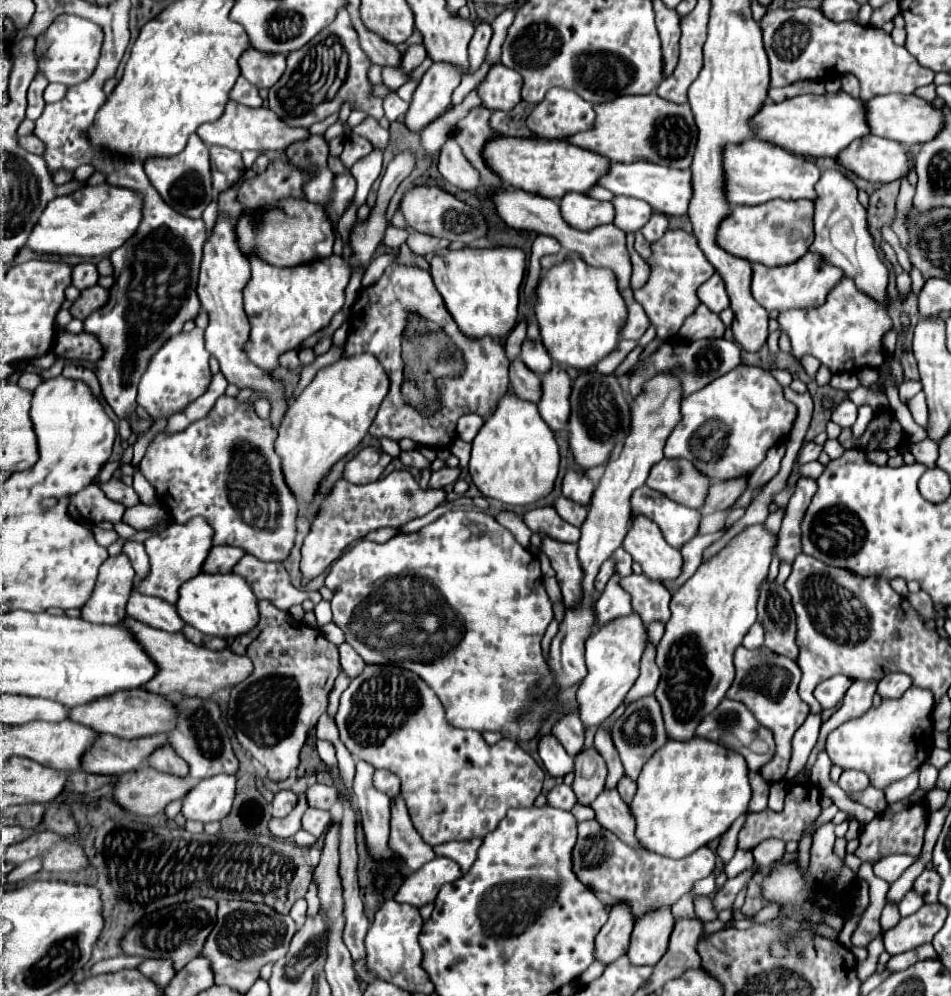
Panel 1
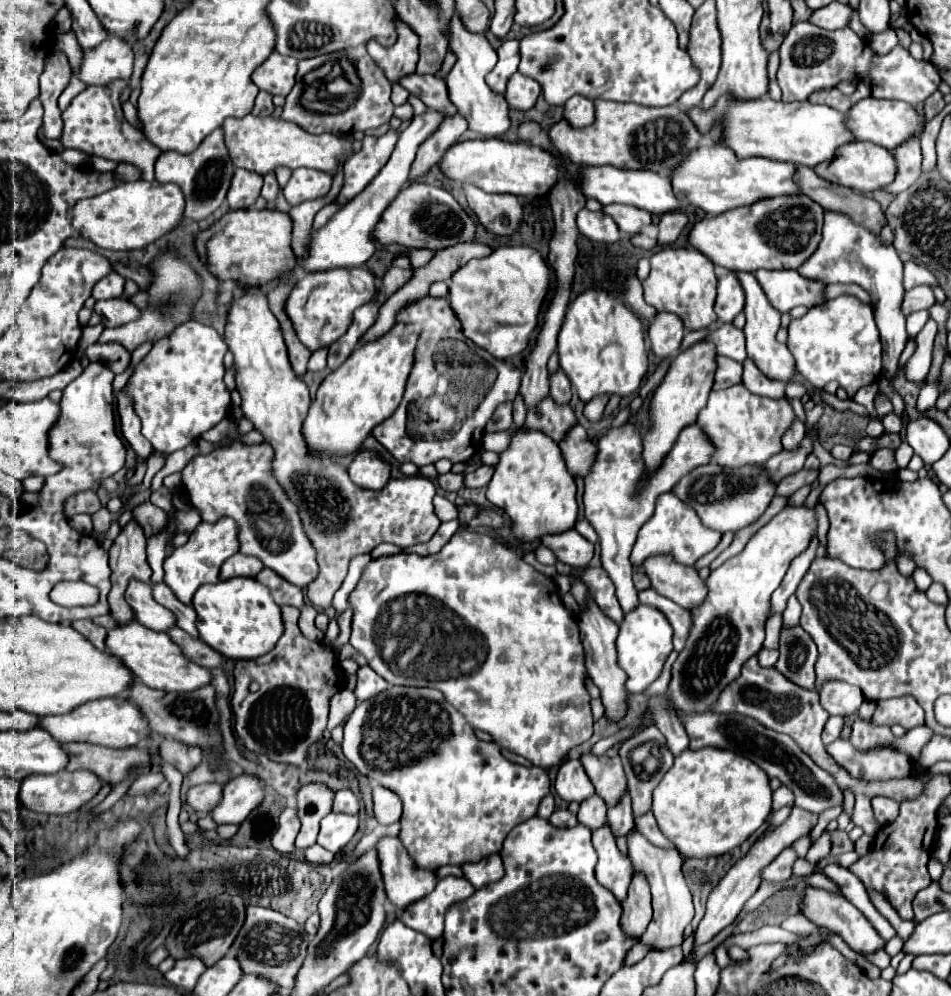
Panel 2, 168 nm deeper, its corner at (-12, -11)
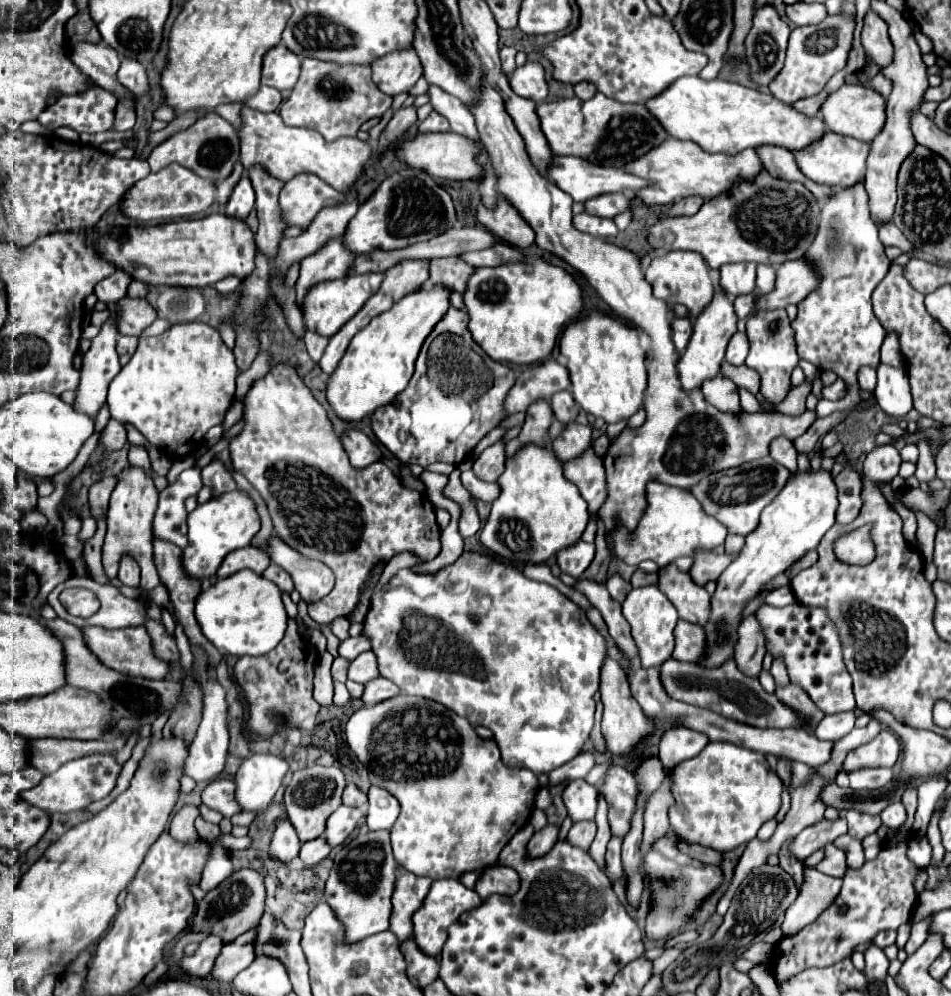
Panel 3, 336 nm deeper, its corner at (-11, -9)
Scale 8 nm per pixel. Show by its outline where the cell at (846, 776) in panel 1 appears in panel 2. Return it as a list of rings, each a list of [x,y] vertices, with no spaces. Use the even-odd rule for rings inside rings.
[[[884,796],[872,798],[872,808],[874,808],[876,820],[878,820],[882,826],[890,824],[890,822],[898,816],[898,802],[896,802],[896,800],[890,800],[890,798],[884,798]]]

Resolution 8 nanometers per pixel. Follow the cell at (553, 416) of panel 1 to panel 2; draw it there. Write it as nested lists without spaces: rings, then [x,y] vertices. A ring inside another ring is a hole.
[[[574,426],[568,432],[568,436],[560,442],[560,450],[562,450],[568,472],[584,480],[592,470],[592,464],[598,454],[596,444],[588,438],[586,430],[582,426]]]

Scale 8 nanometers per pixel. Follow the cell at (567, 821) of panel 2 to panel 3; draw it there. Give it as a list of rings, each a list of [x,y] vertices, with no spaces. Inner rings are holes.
[[[547,824],[543,830],[533,834],[533,838],[529,842],[529,854],[533,854],[533,856],[547,854],[553,848],[553,844],[557,842],[557,838],[559,838],[559,826]]]

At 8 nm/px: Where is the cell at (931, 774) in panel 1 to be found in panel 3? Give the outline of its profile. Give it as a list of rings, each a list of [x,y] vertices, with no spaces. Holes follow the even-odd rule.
[[[913,784],[905,788],[901,802],[907,810],[905,824],[897,830],[895,836],[887,838],[875,860],[865,862],[857,870],[847,868],[843,876],[843,888],[835,902],[837,906],[841,906],[841,902],[847,904],[849,910],[843,916],[837,914],[837,910],[827,910],[813,924],[805,926],[801,932],[789,938],[783,938],[777,944],[775,966],[773,966],[773,974],[777,980],[785,980],[809,966],[831,966],[833,962],[851,956],[853,946],[871,942],[879,930],[899,928],[901,924],[911,920],[911,908],[917,900],[915,878],[919,872],[919,868],[907,858],[907,848],[917,810],[917,788]]]

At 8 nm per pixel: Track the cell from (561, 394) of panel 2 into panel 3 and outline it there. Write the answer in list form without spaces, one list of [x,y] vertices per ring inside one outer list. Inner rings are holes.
[[[561,390],[557,394],[553,394],[551,398],[551,410],[553,410],[553,416],[563,422],[563,424],[569,424],[577,418],[577,412],[579,412],[579,406],[575,404],[573,396],[569,390]]]

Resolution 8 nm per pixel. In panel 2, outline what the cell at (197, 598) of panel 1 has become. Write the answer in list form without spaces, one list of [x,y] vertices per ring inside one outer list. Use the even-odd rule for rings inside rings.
[[[230,578],[216,584],[204,584],[192,598],[198,614],[200,638],[216,652],[234,660],[254,660],[270,652],[284,632],[280,606],[274,604],[270,590],[256,578]]]

